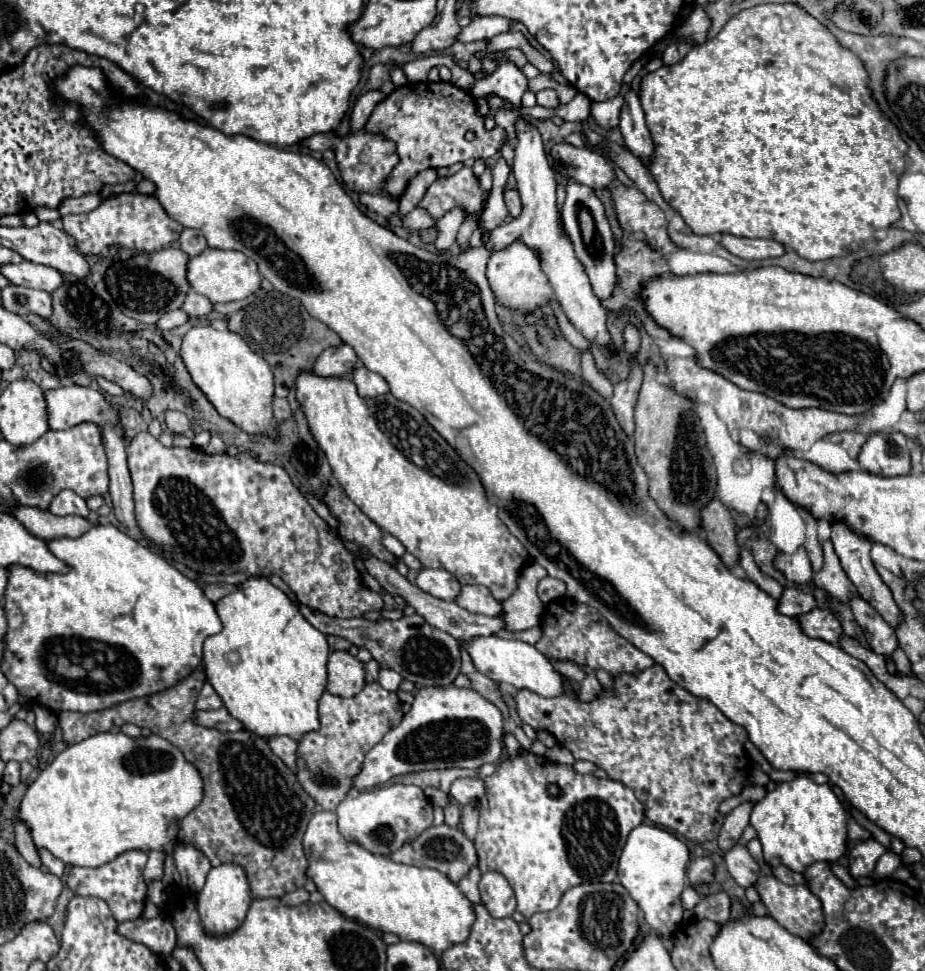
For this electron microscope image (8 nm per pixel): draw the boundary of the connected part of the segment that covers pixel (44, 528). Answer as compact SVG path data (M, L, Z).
M15 504L11 516L15 516L15 520L19 520L33 536L39 536L43 540L63 538L63 536L77 538L83 532L87 532L91 526L95 526L81 516L55 516L49 510L23 506L23 504Z

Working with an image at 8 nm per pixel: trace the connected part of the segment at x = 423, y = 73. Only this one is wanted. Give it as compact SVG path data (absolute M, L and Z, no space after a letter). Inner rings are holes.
M417 58L415 62L407 62L403 66L403 74L407 82L425 82L427 80L427 58Z

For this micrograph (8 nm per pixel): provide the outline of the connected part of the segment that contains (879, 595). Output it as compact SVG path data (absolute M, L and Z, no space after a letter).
M833 522L833 524L831 524L831 530L833 530L831 540L833 540L835 552L837 552L839 560L841 560L841 566L843 566L843 570L845 570L845 574L847 574L849 580L855 584L859 596L861 596L863 600L867 600L867 602L881 614L881 618L883 618L887 624L891 624L893 628L897 628L897 626L901 624L901 620L903 620L903 614L901 614L897 602L893 600L891 590L887 588L887 584L881 580L881 576L877 574L877 570L875 570L875 566L873 566L873 560L871 560L871 556L869 556L871 542L869 542L867 538L859 536L859 534L851 532L843 522Z

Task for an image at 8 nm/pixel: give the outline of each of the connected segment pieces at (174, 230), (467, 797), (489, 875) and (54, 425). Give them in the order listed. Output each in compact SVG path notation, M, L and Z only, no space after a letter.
M139 192L111 196L89 214L67 214L63 216L63 228L83 254L99 254L103 248L113 244L139 252L155 252L177 242L183 230L179 222L169 218L155 196L145 196Z
M459 778L451 784L451 790L449 790L449 796L465 806L465 804L477 804L479 798L483 796L485 792L485 786L483 786L483 780L479 778Z
M485 872L479 882L479 890L485 908L493 918L507 918L515 912L517 902L513 888L503 876L499 876L499 872Z
M63 386L43 392L47 402L47 422L51 430L67 430L71 426L93 422L97 426L119 426L119 414L105 396L85 386Z

